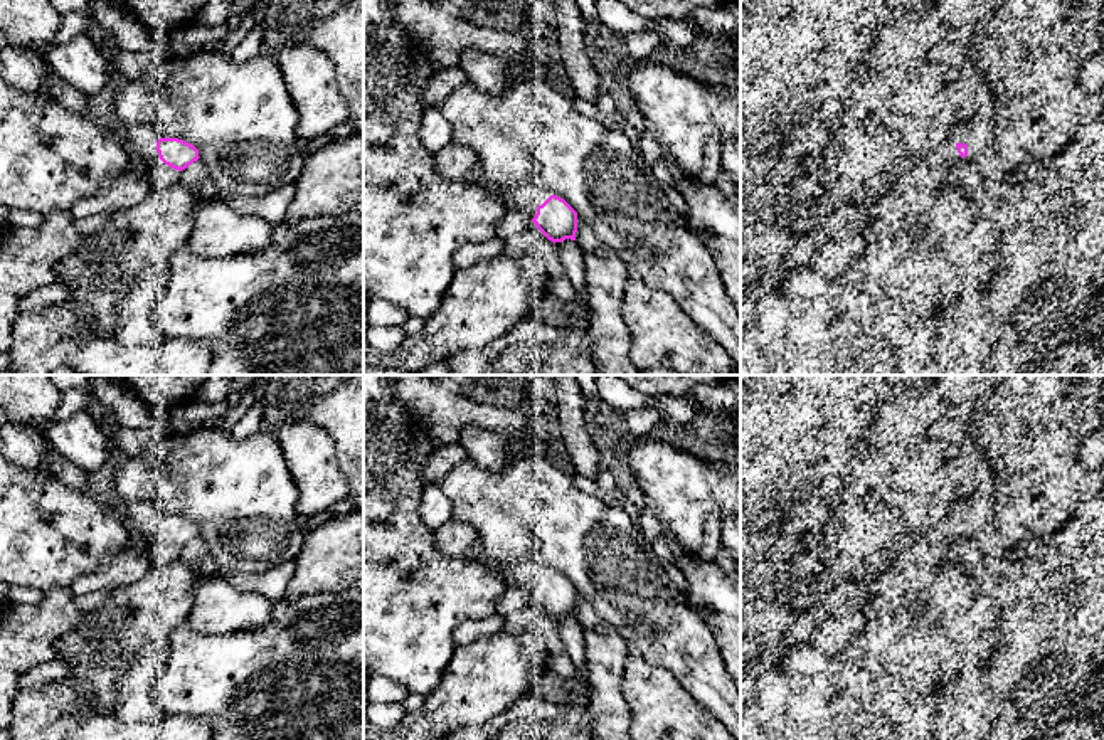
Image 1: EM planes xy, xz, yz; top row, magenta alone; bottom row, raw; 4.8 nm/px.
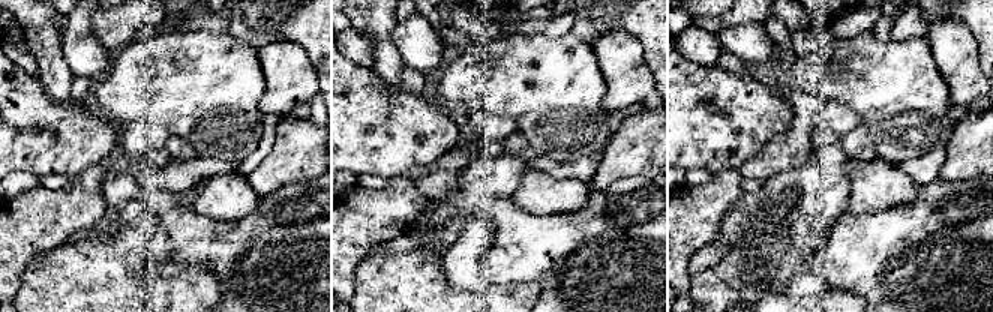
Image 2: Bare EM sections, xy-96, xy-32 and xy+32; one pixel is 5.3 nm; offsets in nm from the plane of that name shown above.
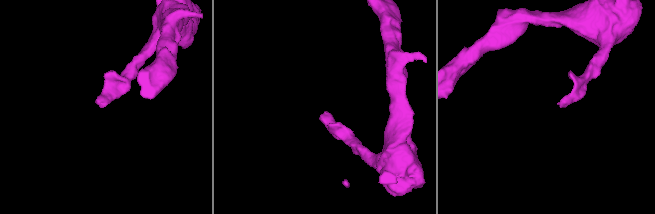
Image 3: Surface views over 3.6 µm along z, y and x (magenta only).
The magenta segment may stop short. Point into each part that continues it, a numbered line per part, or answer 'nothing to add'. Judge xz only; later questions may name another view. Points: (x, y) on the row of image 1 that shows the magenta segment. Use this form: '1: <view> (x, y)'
1: xz (525, 199)

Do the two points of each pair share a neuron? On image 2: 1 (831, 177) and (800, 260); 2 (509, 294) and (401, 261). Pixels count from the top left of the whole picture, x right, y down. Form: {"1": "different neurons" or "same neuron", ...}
{"1": "same neuron", "2": "same neuron"}

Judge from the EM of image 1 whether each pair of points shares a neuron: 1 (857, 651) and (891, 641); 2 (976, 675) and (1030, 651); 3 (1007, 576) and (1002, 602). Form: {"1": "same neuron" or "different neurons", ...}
{"1": "different neurons", "2": "different neurons", "3": "same neuron"}

